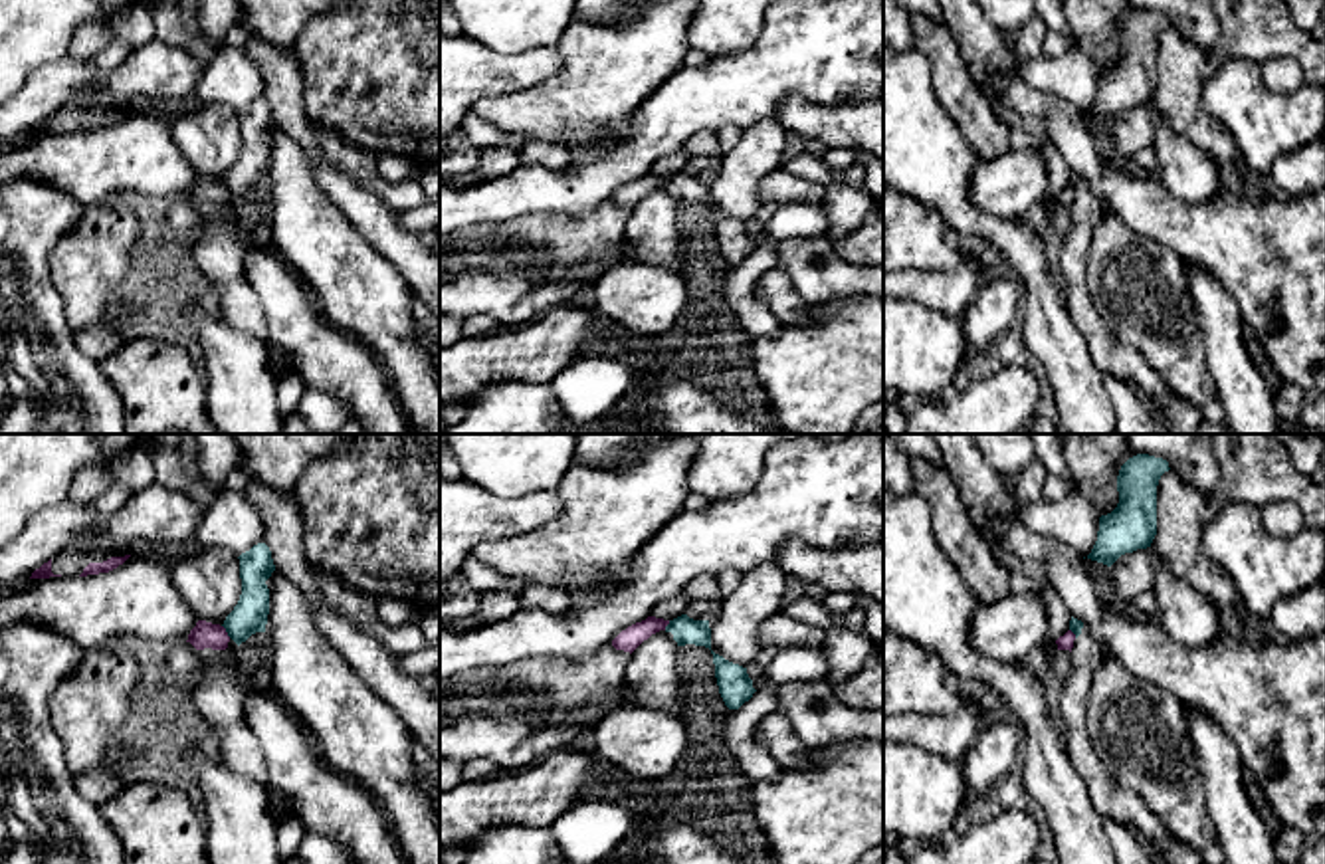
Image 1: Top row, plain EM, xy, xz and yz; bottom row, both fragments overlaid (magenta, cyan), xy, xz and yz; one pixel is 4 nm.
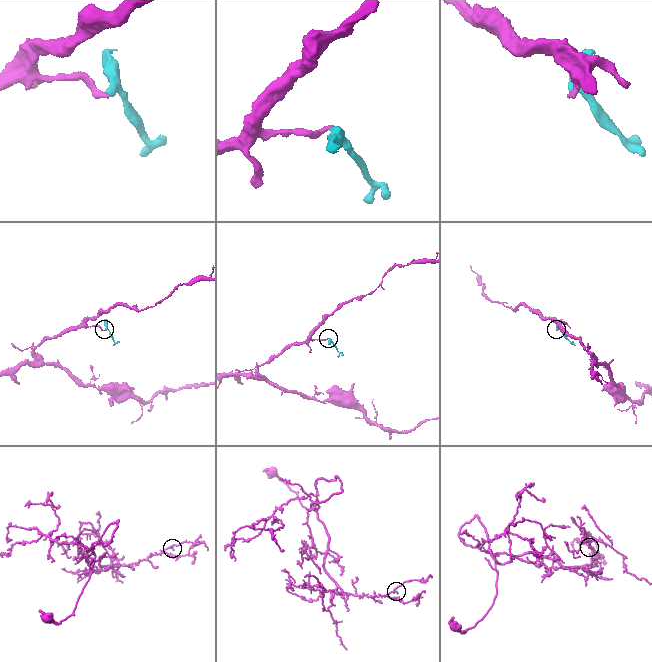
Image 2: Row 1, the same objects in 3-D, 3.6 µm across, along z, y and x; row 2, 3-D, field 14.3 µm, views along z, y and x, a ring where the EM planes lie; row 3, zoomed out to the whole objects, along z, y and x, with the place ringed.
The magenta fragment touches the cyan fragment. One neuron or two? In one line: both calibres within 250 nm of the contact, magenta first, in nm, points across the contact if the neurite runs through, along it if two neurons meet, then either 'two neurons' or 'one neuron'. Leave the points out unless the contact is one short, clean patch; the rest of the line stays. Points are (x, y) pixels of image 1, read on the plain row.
calibres 110 and 140 nm; border xy (222, 181), (230, 193); two neurons

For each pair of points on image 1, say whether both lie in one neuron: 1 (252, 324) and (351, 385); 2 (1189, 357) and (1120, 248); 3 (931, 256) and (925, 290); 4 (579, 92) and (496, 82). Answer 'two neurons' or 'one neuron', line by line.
1: two neurons
2: one neuron
3: two neurons
4: two neurons

